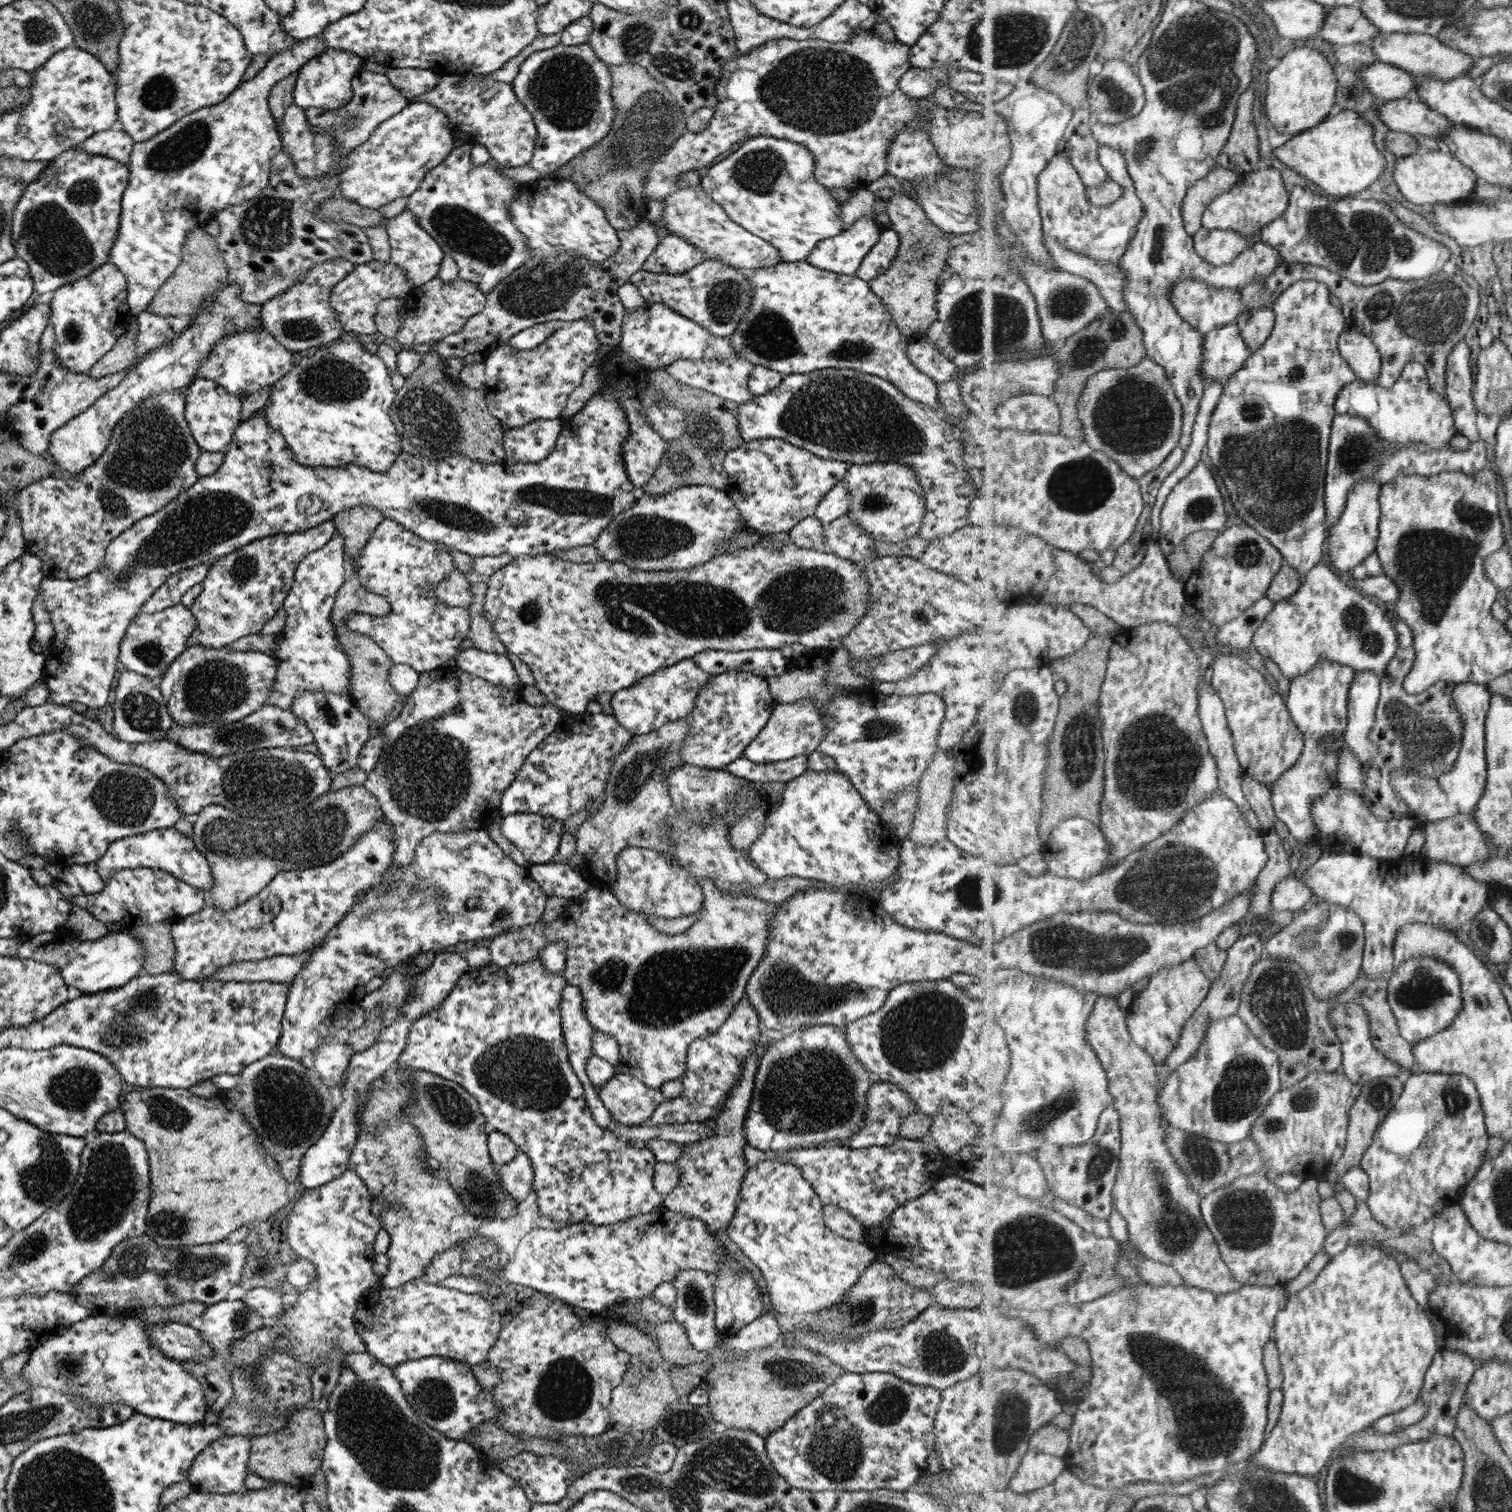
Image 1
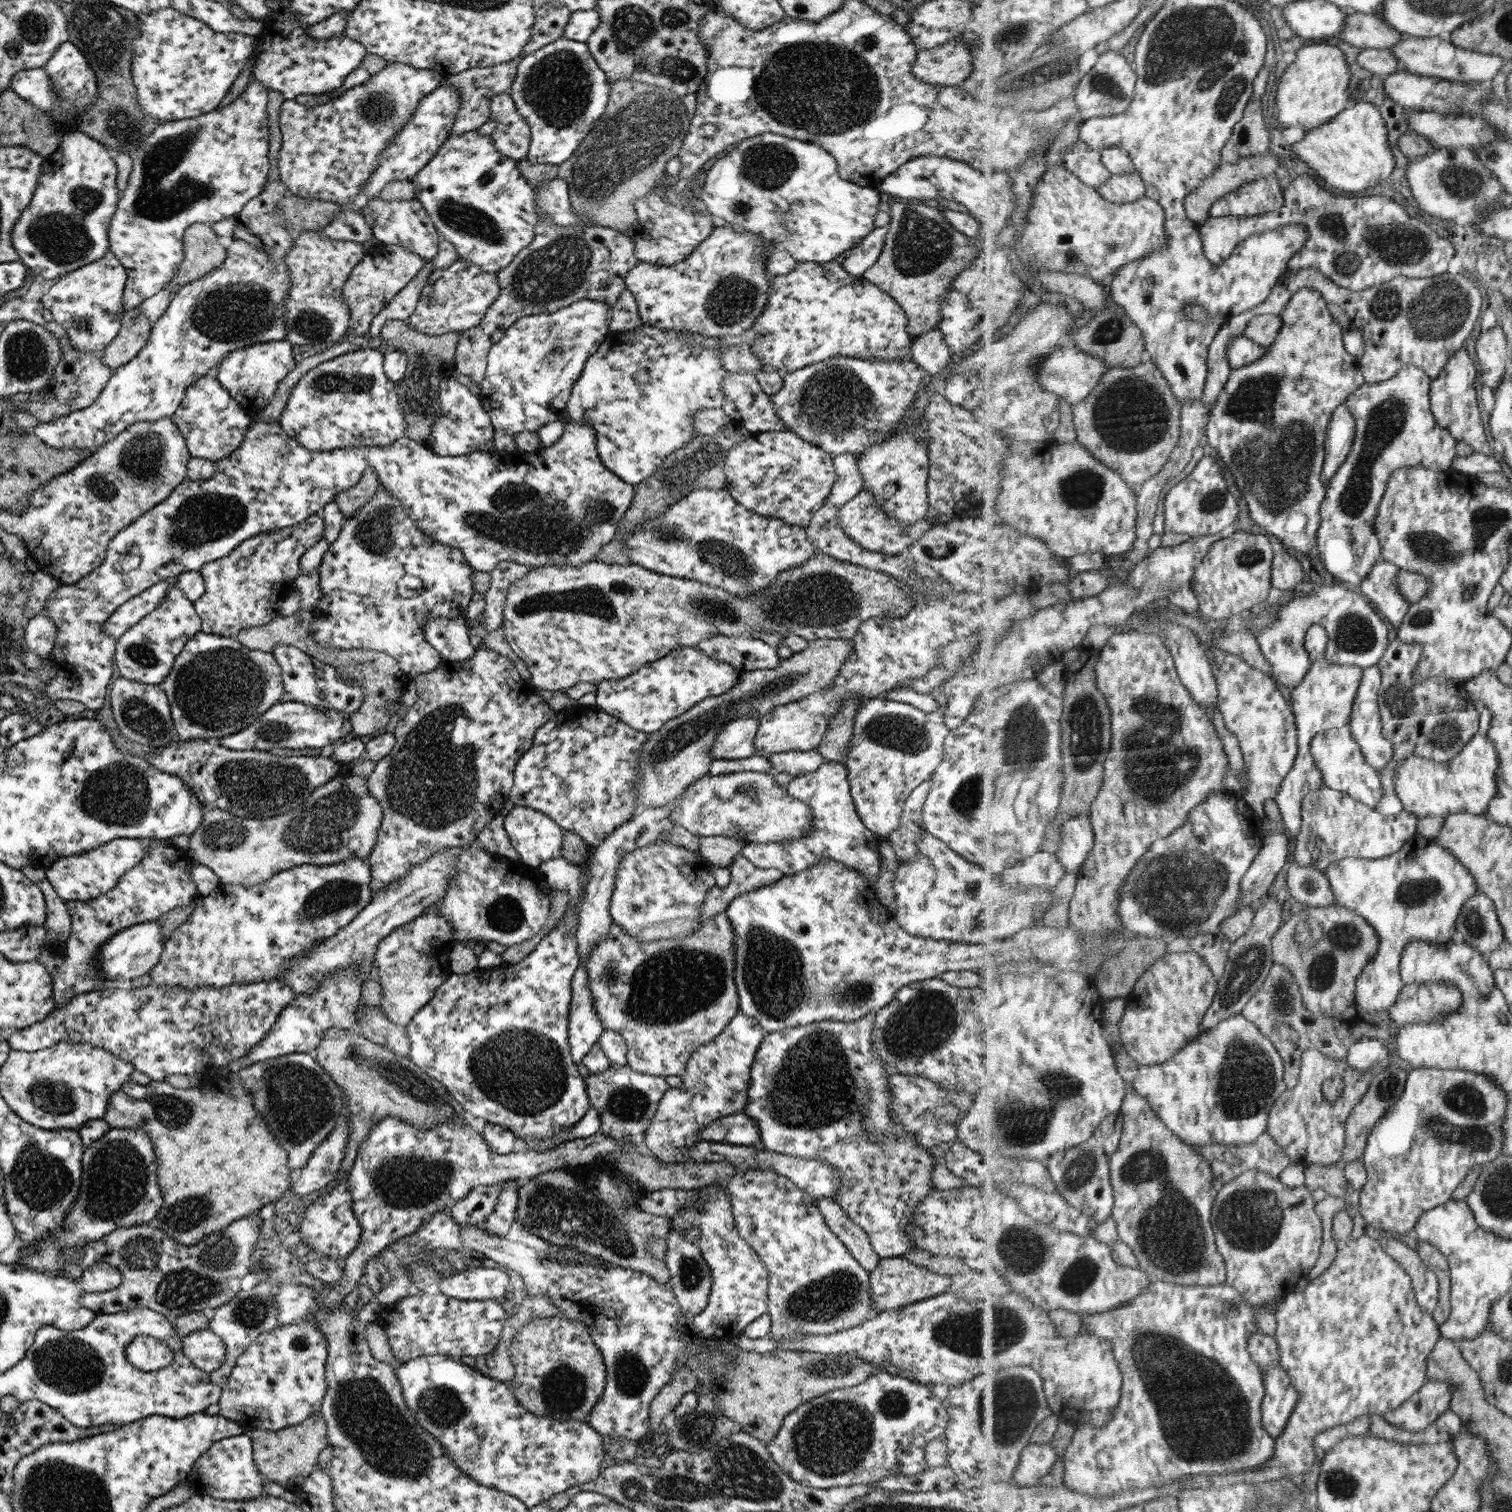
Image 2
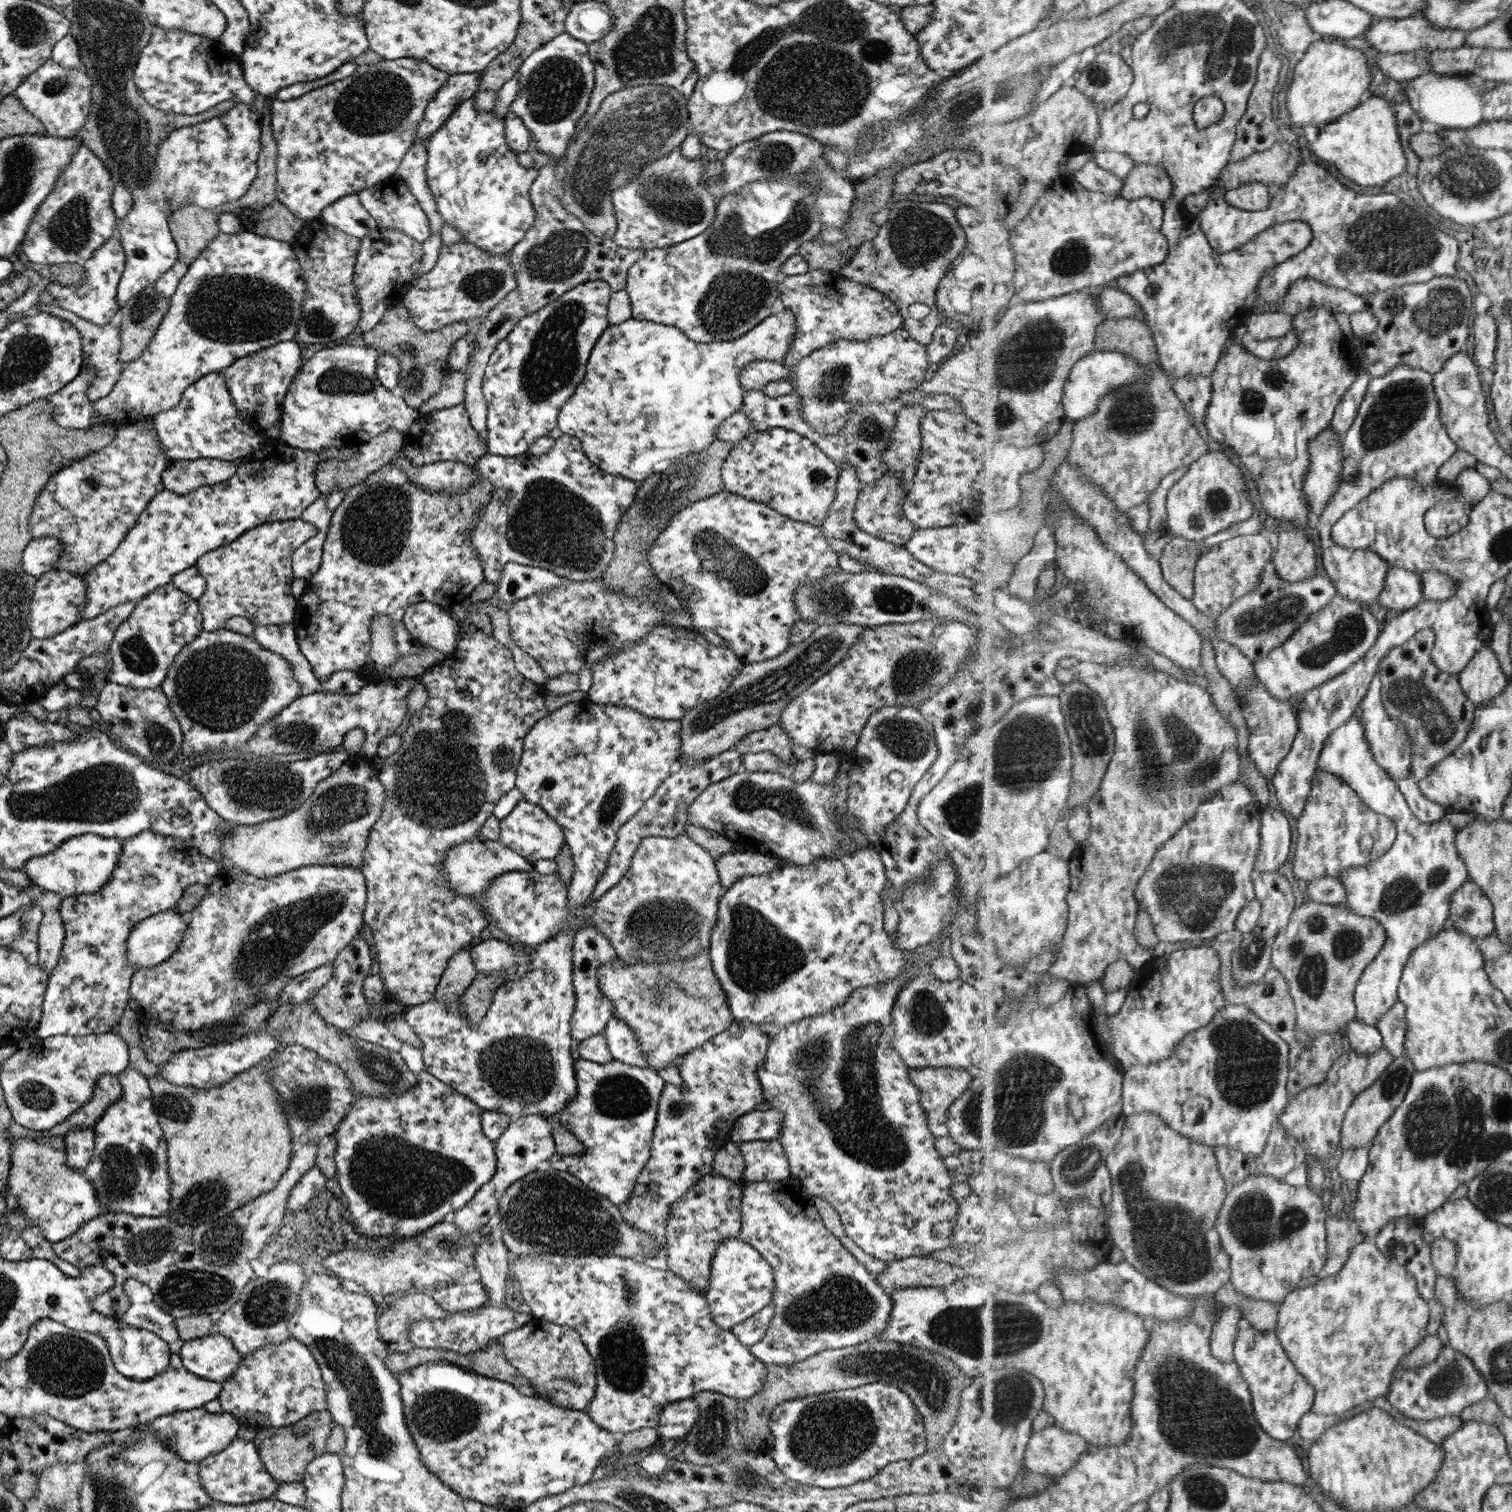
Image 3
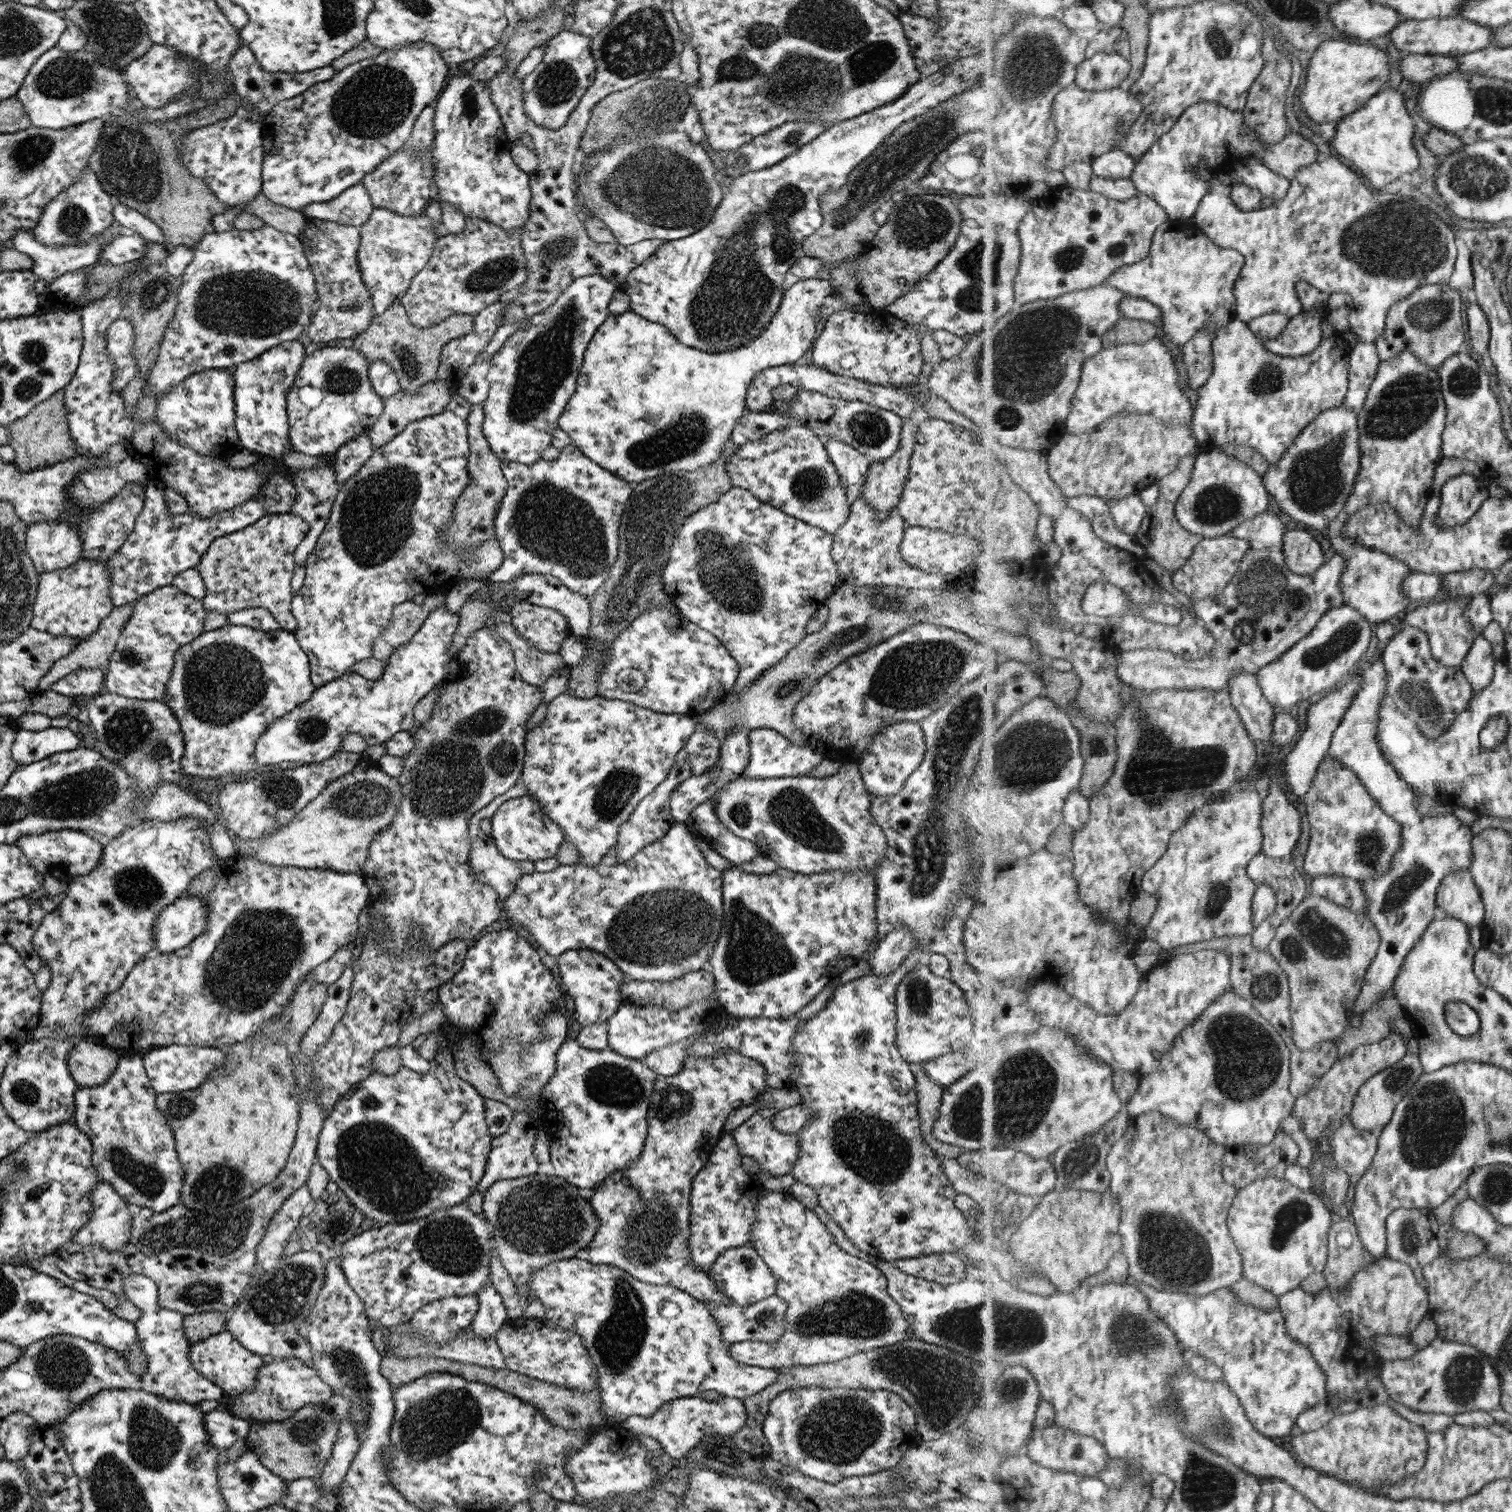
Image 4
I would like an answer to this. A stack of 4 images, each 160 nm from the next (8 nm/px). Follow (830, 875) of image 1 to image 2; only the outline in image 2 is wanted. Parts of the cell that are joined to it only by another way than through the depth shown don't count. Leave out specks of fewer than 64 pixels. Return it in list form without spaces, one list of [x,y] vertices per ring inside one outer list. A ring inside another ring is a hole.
[[[823,762],[814,772],[793,778],[785,789],[789,796],[807,804],[808,811],[811,812],[810,831],[793,841],[744,843],[739,856],[746,858],[757,868],[779,870],[787,876],[803,872],[815,861],[831,859],[859,872],[865,884],[873,887],[879,878],[878,846],[885,838],[867,830],[857,817],[843,763]]]

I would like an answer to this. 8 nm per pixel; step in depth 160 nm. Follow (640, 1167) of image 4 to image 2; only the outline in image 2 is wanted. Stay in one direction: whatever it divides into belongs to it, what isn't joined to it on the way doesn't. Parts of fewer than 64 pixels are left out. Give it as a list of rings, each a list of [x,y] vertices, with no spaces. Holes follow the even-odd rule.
[[[737,1014],[713,1039],[699,1045],[687,1059],[679,1088],[668,1088],[645,1129],[646,1152],[663,1164],[691,1163],[684,1148],[700,1141],[698,1132],[714,1120],[742,1112],[750,1083],[750,1066],[763,1029],[749,1016]]]

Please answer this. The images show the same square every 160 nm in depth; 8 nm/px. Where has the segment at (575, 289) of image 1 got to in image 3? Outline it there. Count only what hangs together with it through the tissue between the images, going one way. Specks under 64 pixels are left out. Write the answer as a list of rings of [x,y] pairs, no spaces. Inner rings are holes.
[[[565,154],[559,159],[549,159],[545,165],[536,170],[534,181],[530,184],[529,196],[532,207],[534,208],[534,221],[530,229],[523,235],[517,244],[509,251],[508,260],[513,270],[516,286],[498,304],[495,304],[479,324],[479,329],[475,333],[474,352],[470,354],[467,364],[463,368],[466,376],[464,382],[464,407],[470,420],[471,428],[486,445],[486,406],[481,393],[481,381],[486,367],[487,359],[494,350],[495,345],[502,340],[515,324],[524,316],[537,312],[539,308],[557,300],[559,296],[569,292],[571,288],[591,282],[591,280],[601,280],[607,284],[611,292],[619,292],[625,288],[625,278],[628,269],[635,264],[638,259],[645,254],[641,249],[630,249],[620,247],[611,239],[599,238],[589,232],[579,219],[569,214],[562,205],[562,194],[564,191],[562,182],[566,175],[566,165],[560,163],[565,158]]]

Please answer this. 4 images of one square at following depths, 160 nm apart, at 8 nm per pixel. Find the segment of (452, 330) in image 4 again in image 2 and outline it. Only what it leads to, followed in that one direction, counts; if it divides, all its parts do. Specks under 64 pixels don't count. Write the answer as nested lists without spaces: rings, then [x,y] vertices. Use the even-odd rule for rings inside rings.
[[[389,320],[383,323],[379,341],[393,345],[395,351],[406,356],[406,372],[394,383],[397,404],[406,422],[404,436],[426,446],[430,442],[432,422],[438,417],[439,381],[453,374],[453,358],[460,332],[449,332],[439,336],[427,336],[416,332],[407,320]]]

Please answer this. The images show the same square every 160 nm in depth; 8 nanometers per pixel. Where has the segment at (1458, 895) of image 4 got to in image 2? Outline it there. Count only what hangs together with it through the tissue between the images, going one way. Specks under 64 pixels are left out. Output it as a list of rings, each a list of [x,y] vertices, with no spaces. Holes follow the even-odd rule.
[[[1481,891],[1466,902],[1459,914],[1457,929],[1465,940],[1464,945],[1471,945],[1486,955],[1497,950],[1505,941],[1495,904]]]

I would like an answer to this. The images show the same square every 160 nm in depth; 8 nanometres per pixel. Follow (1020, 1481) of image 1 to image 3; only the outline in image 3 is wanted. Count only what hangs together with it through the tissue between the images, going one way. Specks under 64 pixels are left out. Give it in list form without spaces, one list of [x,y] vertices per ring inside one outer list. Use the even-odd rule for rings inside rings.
[[[1054,1424],[1034,1431],[1026,1450],[1024,1467],[1031,1472],[1063,1476],[1075,1468],[1088,1448],[1090,1442],[1086,1438]]]

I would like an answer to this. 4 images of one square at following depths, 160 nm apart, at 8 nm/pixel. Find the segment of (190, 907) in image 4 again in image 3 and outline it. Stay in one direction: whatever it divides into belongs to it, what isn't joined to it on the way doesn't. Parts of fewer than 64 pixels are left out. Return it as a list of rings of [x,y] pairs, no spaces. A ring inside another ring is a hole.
[[[173,909],[140,920],[126,938],[127,962],[134,970],[161,964],[178,948],[187,923],[187,914]]]

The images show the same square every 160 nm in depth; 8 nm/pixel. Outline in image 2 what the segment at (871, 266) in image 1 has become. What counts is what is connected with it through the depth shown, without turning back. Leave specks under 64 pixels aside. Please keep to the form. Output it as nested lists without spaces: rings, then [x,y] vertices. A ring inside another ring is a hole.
[[[888,225],[883,227],[874,227],[869,234],[866,234],[858,245],[853,245],[841,255],[837,255],[834,262],[841,266],[845,273],[851,276],[859,276],[875,264],[879,256],[884,236],[886,235]]]

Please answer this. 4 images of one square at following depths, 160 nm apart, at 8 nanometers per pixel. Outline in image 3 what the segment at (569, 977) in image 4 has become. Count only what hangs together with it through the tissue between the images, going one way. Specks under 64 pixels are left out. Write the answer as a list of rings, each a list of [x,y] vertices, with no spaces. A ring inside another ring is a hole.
[[[590,922],[573,935],[571,954],[574,1007],[569,1018],[570,1036],[579,1042],[602,1031],[607,1020],[612,1018],[611,1001],[599,990],[599,985],[596,982],[596,968],[600,964],[612,962],[616,954],[614,948],[610,947],[609,941],[597,932]]]

